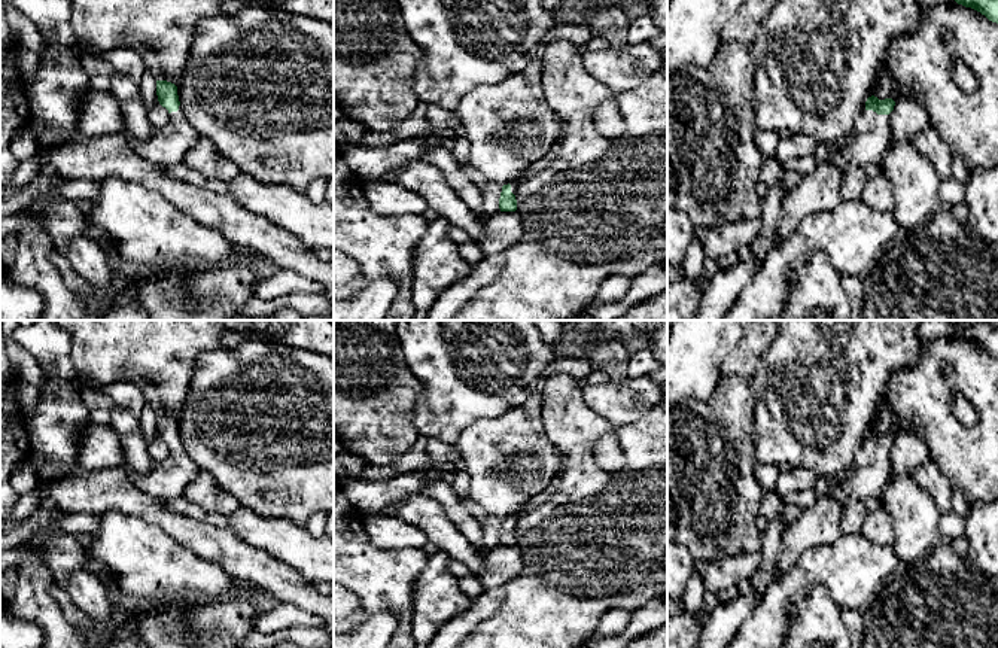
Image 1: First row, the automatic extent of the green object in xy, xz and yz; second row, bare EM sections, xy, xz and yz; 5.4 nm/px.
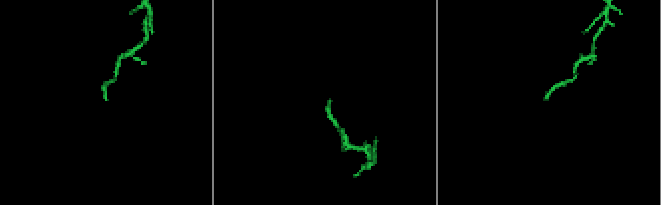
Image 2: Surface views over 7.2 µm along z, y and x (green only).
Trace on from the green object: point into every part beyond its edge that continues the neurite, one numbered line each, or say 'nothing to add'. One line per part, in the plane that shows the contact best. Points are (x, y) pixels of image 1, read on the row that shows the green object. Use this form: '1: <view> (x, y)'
1: yz (870, 137)

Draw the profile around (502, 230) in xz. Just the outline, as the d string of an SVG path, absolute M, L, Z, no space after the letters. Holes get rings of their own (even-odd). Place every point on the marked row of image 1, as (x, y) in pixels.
M499 212L493 216L486 216L486 237L477 244L484 253L496 255L514 246L524 234L524 228L517 212Z

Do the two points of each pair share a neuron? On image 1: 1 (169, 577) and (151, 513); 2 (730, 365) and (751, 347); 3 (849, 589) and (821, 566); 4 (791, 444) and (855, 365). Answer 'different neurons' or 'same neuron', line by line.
1: different neurons
2: same neuron
3: same neuron
4: same neuron

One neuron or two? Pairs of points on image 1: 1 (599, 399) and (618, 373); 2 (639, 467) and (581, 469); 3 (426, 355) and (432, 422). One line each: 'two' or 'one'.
1: two
2: one
3: one

